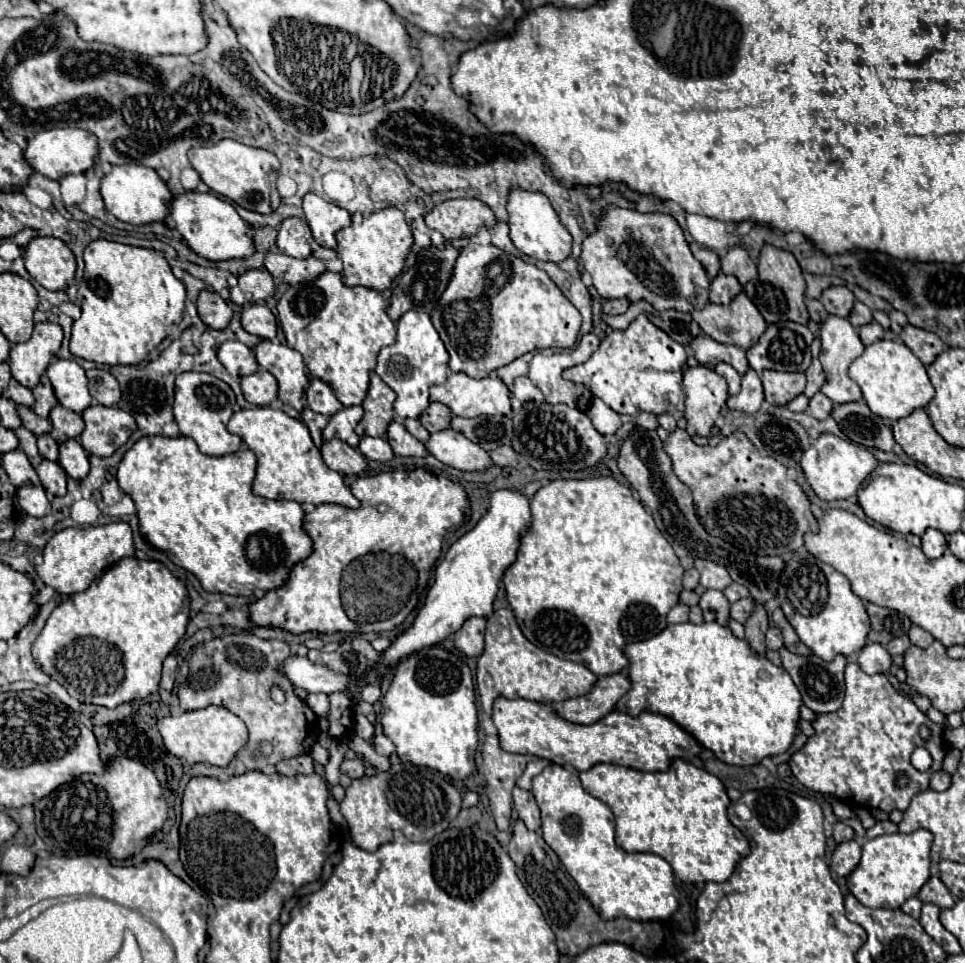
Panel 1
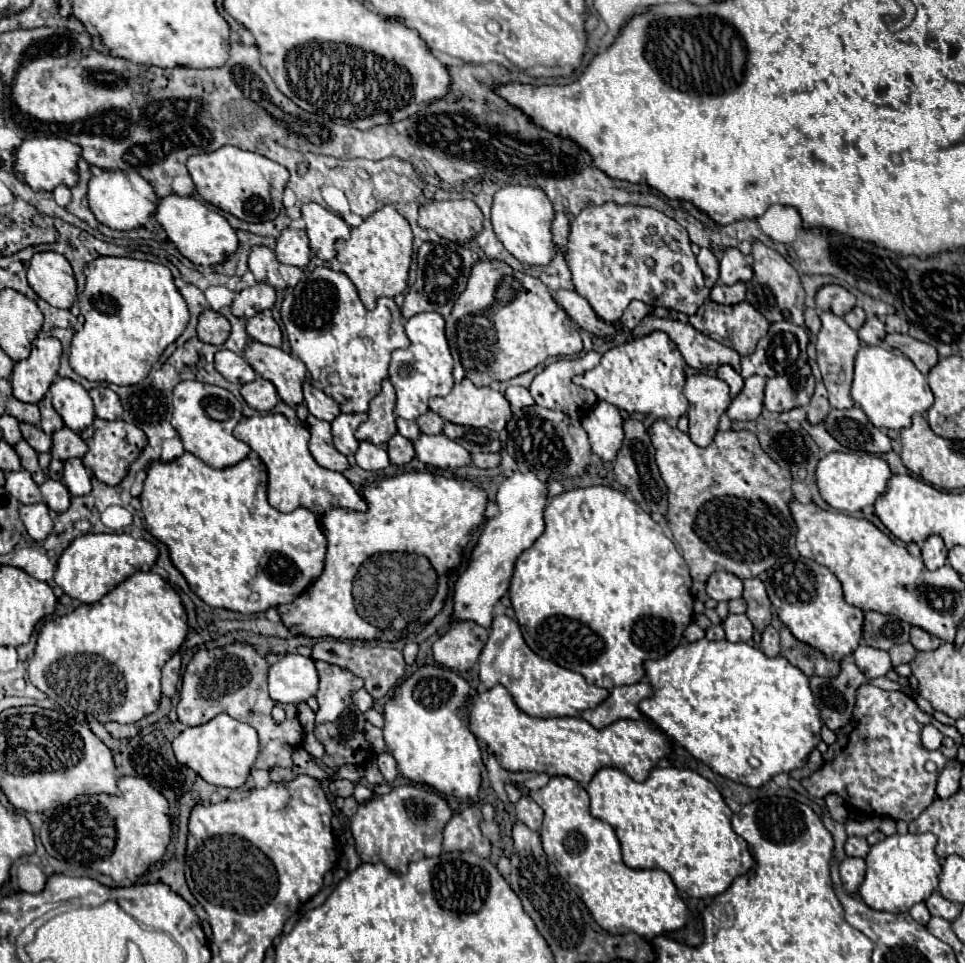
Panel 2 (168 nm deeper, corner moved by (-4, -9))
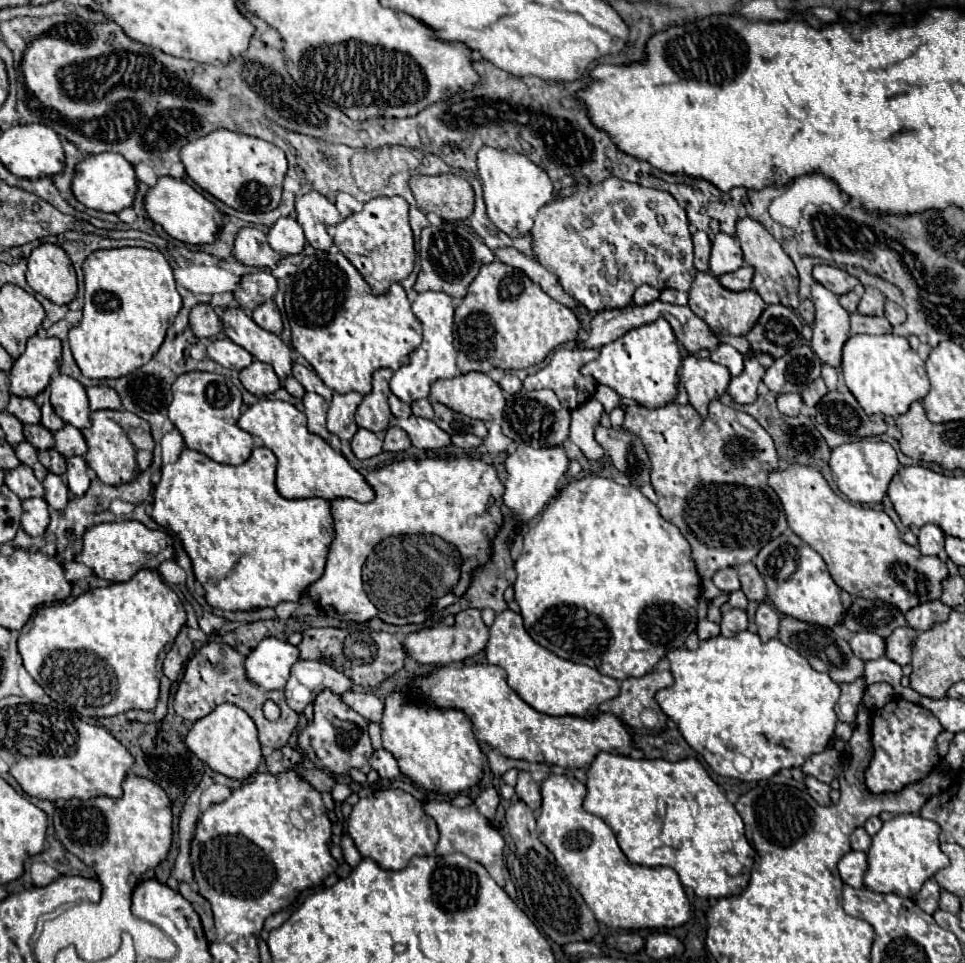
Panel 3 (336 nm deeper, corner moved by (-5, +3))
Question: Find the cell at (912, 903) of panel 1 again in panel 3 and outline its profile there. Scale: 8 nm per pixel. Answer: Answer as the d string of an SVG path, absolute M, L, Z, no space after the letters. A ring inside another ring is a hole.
M927 880L923 884L923 888L917 892L915 902L921 910L925 910L927 914L933 914L937 910L937 904L939 904L939 894L941 894L939 884L935 880Z

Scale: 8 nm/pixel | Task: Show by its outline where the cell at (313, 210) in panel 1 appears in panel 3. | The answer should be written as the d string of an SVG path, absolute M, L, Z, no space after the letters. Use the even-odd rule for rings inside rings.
M307 192L295 198L295 212L297 222L303 226L305 240L315 250L329 250L333 238L327 234L327 226L339 224L343 220L335 204L319 192Z

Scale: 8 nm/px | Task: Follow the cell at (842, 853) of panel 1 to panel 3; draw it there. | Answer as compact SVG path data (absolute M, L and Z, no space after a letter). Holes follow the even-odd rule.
M851 850L839 860L841 880L851 888L863 888L865 872L867 872L867 856L863 852Z

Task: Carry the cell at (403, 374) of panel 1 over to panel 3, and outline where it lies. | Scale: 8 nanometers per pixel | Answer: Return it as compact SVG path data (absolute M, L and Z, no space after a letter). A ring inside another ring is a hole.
M421 292L415 302L413 302L413 312L415 316L421 320L423 324L423 342L421 346L411 354L411 362L405 364L403 368L399 368L393 378L391 378L391 392L411 404L419 398L427 398L429 396L429 386L439 380L439 378L455 378L459 376L457 370L457 351L453 346L453 320L455 306L453 306L453 298L447 296L445 292Z

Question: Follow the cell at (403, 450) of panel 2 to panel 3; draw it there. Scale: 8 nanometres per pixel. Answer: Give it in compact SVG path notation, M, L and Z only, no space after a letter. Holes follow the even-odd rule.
M389 426L385 440L383 440L383 450L401 452L401 450L407 450L409 446L411 446L411 442L409 442L407 434L399 426Z

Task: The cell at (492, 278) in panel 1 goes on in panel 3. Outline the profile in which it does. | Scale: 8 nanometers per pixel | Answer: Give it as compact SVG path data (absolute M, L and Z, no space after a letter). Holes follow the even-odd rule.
M495 260L479 270L467 296L457 306L455 330L459 336L457 362L461 374L473 370L487 374L491 368L517 370L543 362L555 346L577 340L579 320L573 310L543 294L523 272Z

